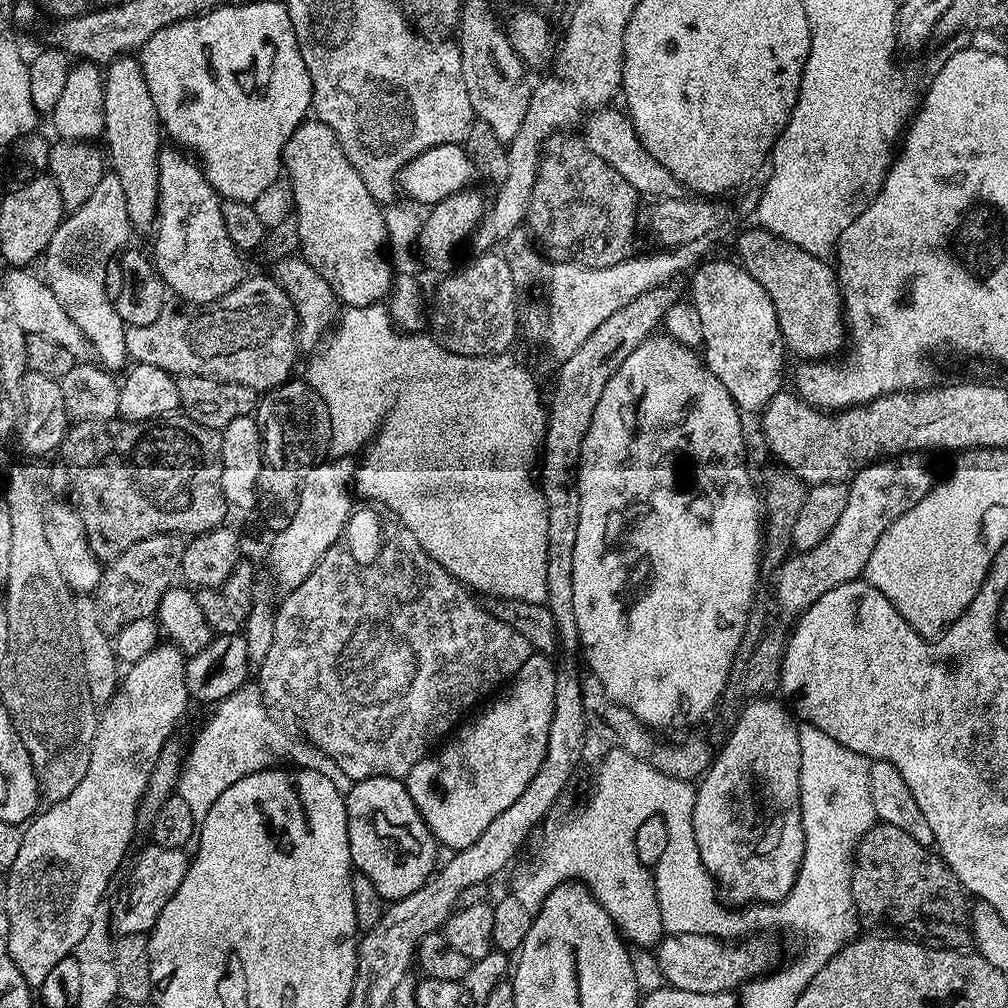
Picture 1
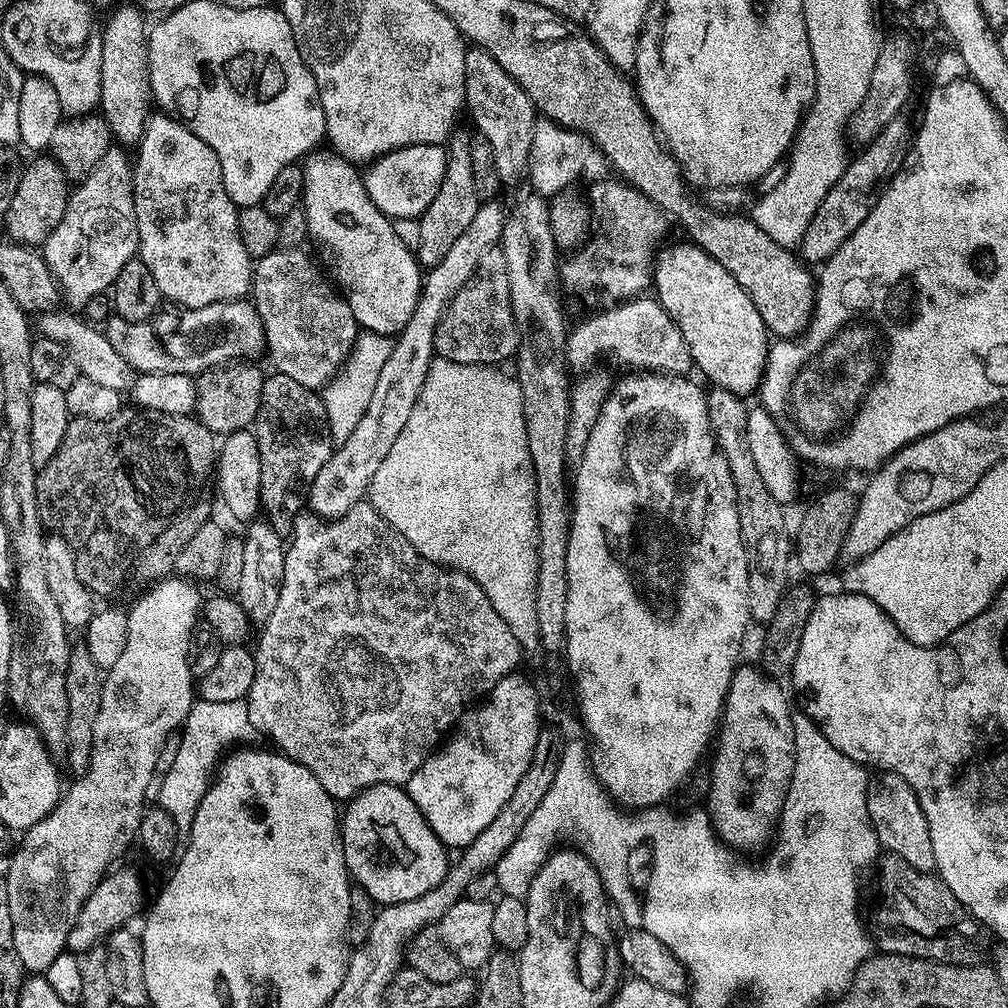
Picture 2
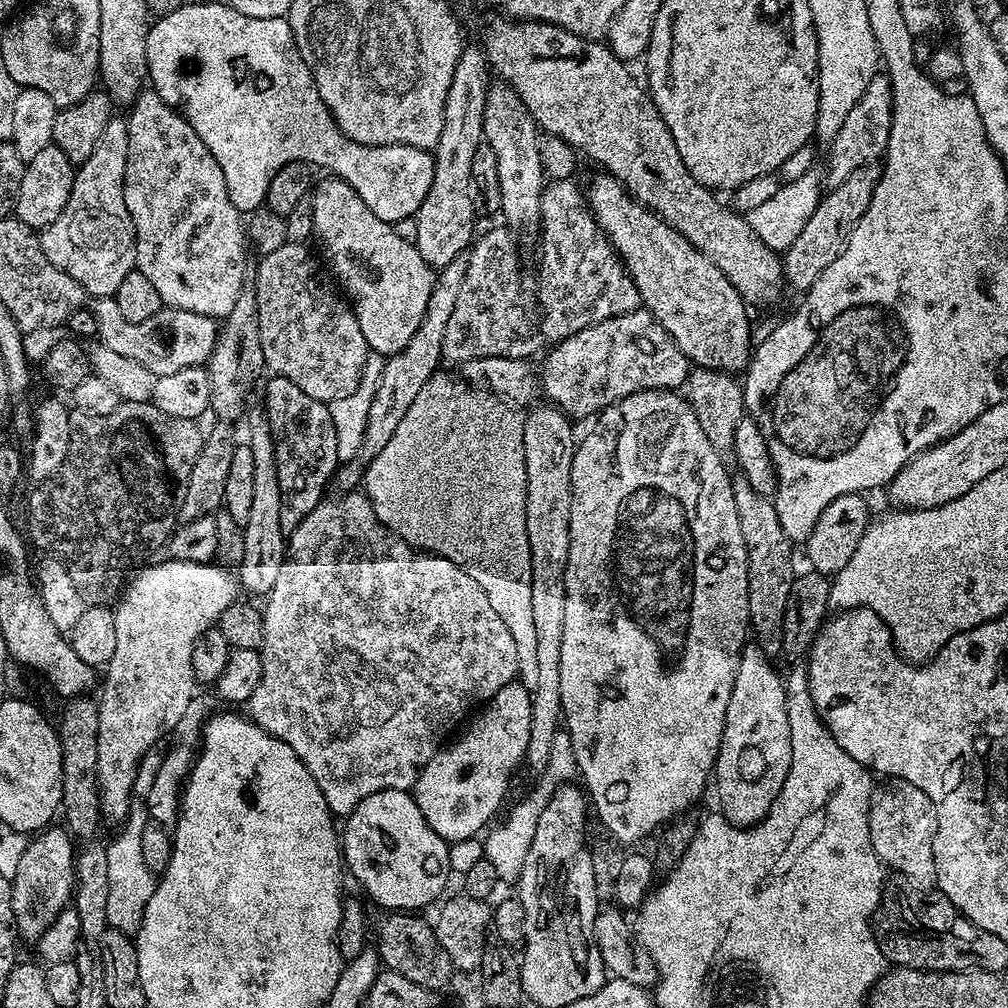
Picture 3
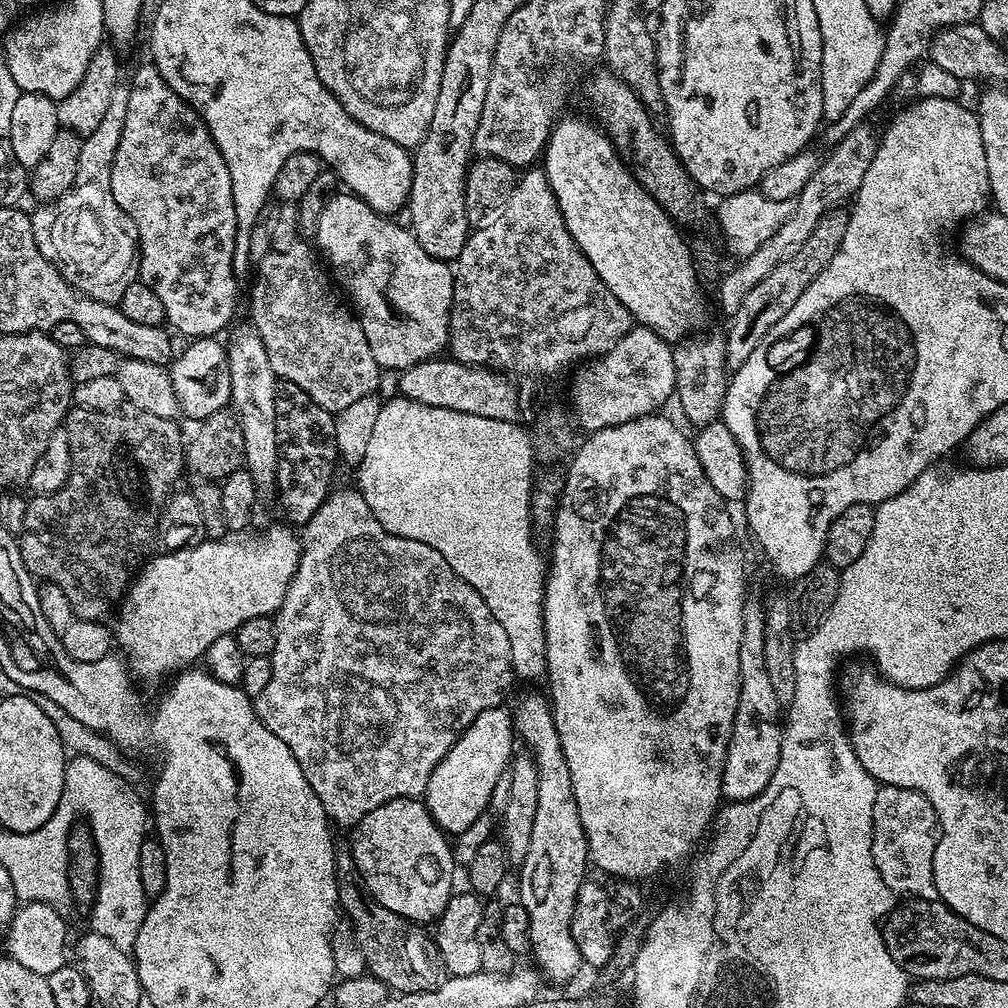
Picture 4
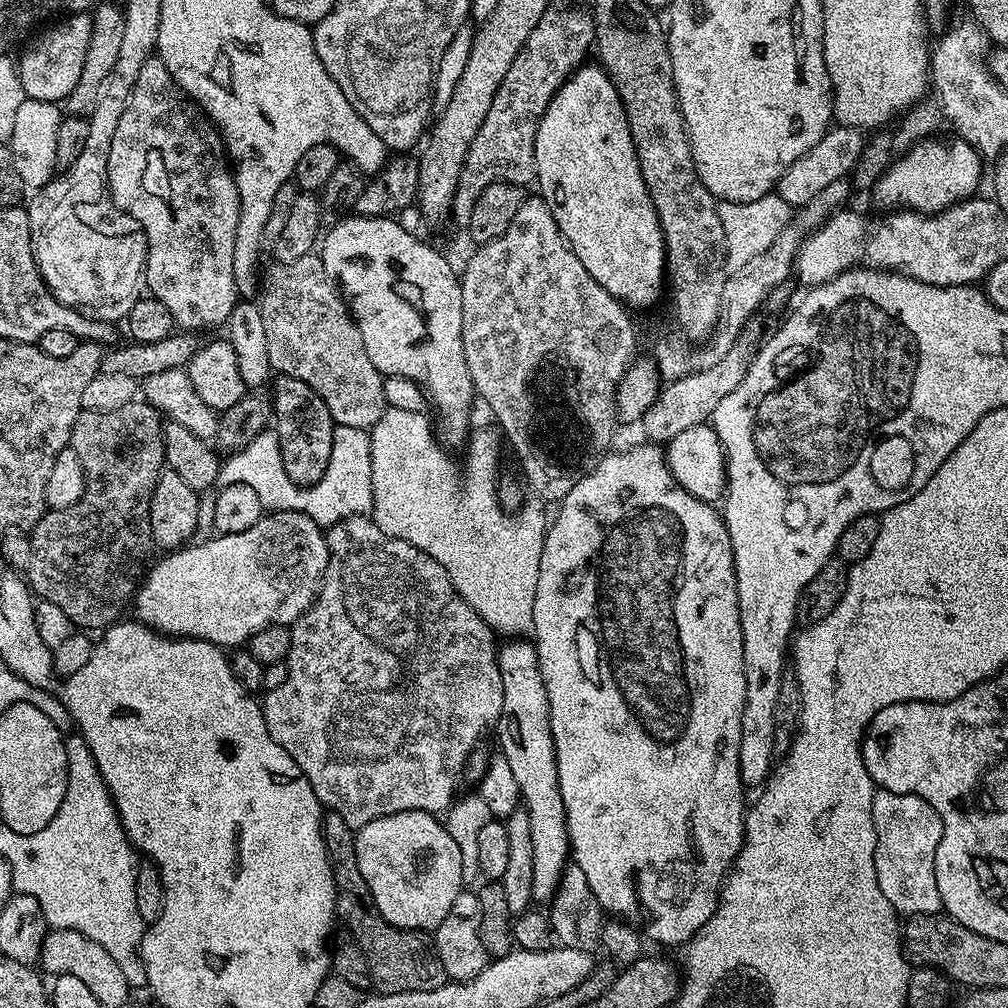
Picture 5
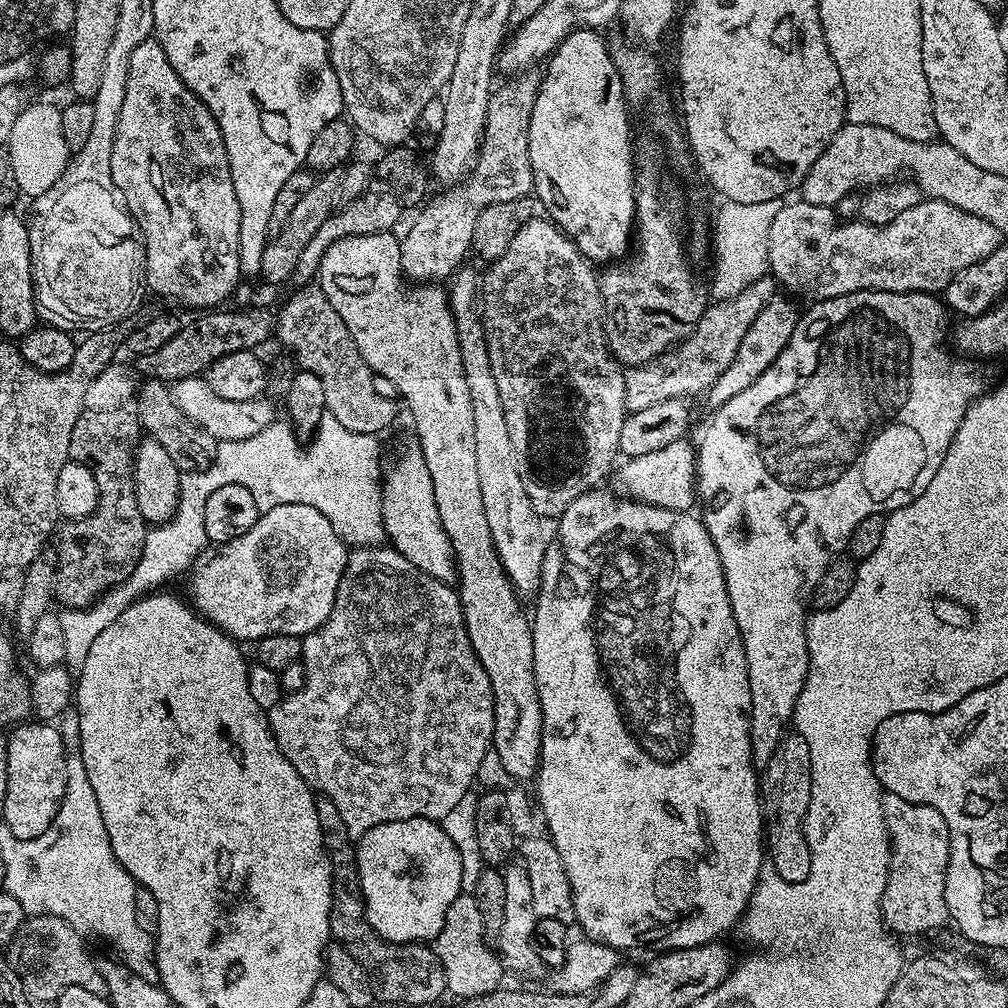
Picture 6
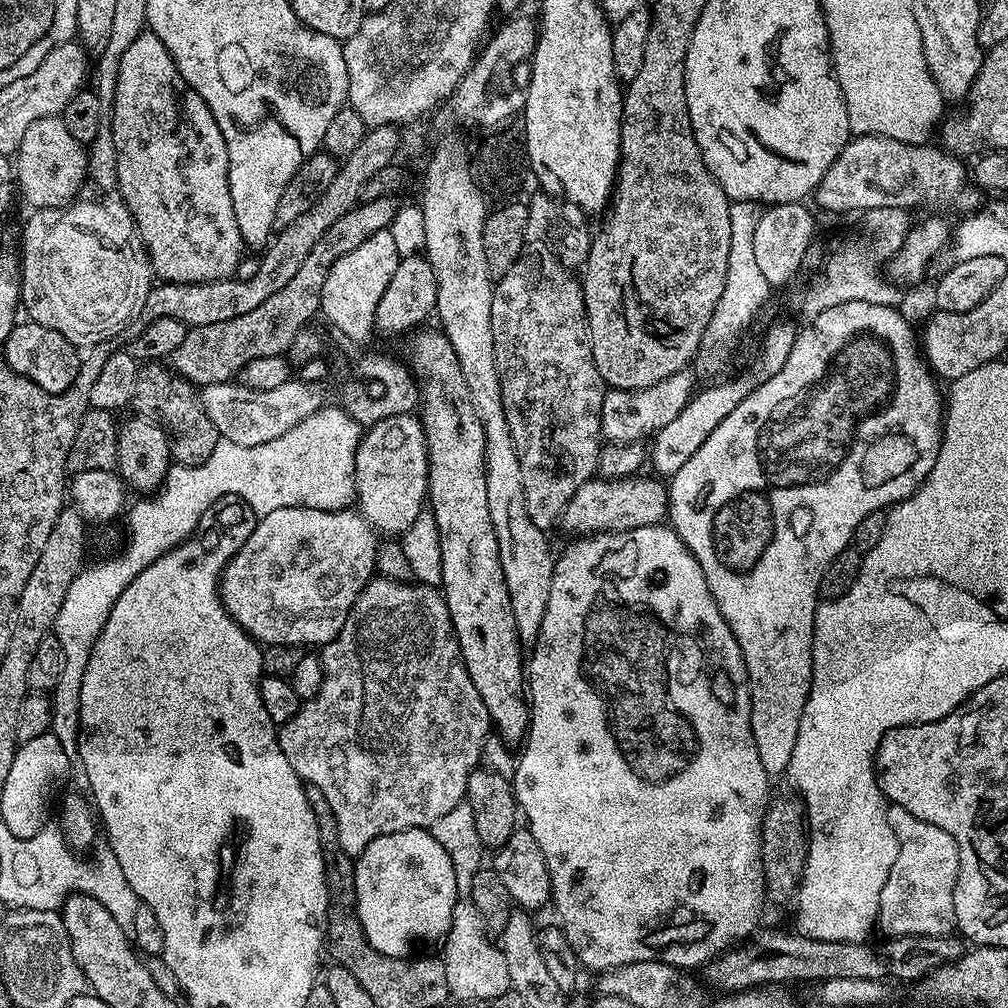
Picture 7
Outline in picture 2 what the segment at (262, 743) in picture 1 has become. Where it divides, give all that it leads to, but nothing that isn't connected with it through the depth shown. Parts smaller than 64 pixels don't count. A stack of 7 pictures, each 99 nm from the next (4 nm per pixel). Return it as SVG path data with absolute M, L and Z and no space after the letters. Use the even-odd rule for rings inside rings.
M197 699L193 703L182 725L181 745L178 754L175 756L174 762L171 763L170 770L161 775L158 780L158 788L160 784L159 807L164 808L174 818L174 822L181 830L191 828L194 814L221 763L222 757L220 758L220 755L231 744L238 744L234 746L243 745L240 743L250 739L251 736L254 736L254 729L250 722L248 705L244 700L206 702Z

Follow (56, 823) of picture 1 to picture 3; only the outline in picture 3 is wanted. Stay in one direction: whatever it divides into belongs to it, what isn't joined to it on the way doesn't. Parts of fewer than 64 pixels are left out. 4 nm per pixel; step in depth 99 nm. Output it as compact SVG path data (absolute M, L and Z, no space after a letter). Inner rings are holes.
M164 558L161 564L146 567L141 567L127 581L115 605L112 614L116 635L114 658L110 658L102 672L104 689L98 697L96 787L100 797L100 811L105 821L120 822L127 817L133 803L132 787L138 782L140 760L160 739L176 729L186 706L190 706L197 695L198 685L190 670L190 654L194 654L194 642L219 621L226 606L238 600L237 577L219 563L199 564ZM49 826L33 835L18 862L18 870L10 879L19 939L39 941L41 934L69 907L76 890L76 853L72 837L60 826Z

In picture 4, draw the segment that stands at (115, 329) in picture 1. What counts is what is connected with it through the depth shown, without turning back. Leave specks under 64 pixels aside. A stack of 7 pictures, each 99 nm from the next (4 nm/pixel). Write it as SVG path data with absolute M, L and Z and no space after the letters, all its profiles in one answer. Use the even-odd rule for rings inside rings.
M118 86L105 117L101 119L101 124L91 134L83 137L78 175L72 189L56 203L37 207L37 212L31 213L34 242L38 242L38 250L60 271L60 276L66 278L66 282L73 284L84 296L115 305L119 305L122 294L126 294L126 288L138 280L136 227L132 219L120 209L118 202L114 202L113 190L110 188L110 174L113 173L114 158L122 138L128 102L128 88Z

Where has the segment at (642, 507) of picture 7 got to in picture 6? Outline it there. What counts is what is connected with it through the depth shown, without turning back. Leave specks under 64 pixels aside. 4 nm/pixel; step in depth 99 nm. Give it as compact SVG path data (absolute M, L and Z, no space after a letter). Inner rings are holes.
M681 438L670 442L670 446L662 446L662 450L625 459L625 464L621 463L611 473L611 491L616 494L627 494L629 497L643 500L646 504L669 508L675 512L691 509L692 500L694 504L697 499L696 454L697 449L693 441L691 444L688 438Z

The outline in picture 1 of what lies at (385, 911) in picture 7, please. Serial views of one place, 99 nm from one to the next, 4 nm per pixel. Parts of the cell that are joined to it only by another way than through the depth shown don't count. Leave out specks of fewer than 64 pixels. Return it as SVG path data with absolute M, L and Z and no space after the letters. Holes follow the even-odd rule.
M375 776L355 781L346 793L346 803L352 867L378 886L384 901L406 898L432 879L438 868L438 841L414 806L403 779Z

